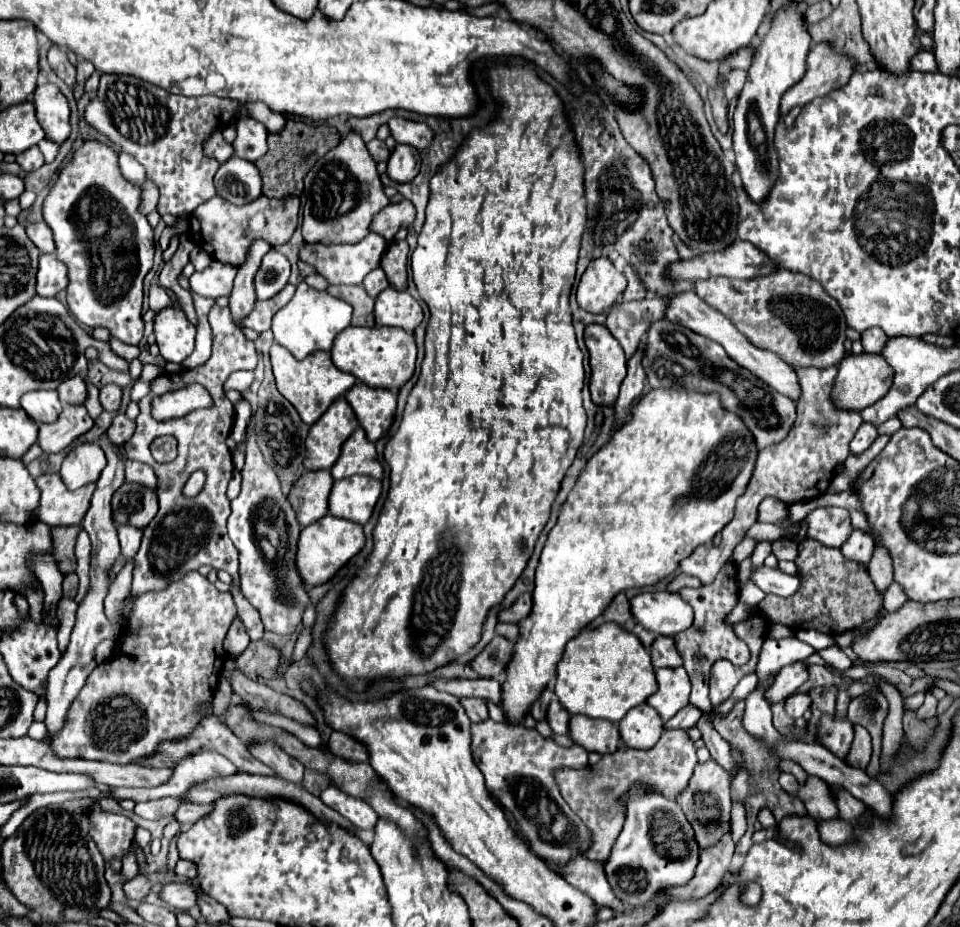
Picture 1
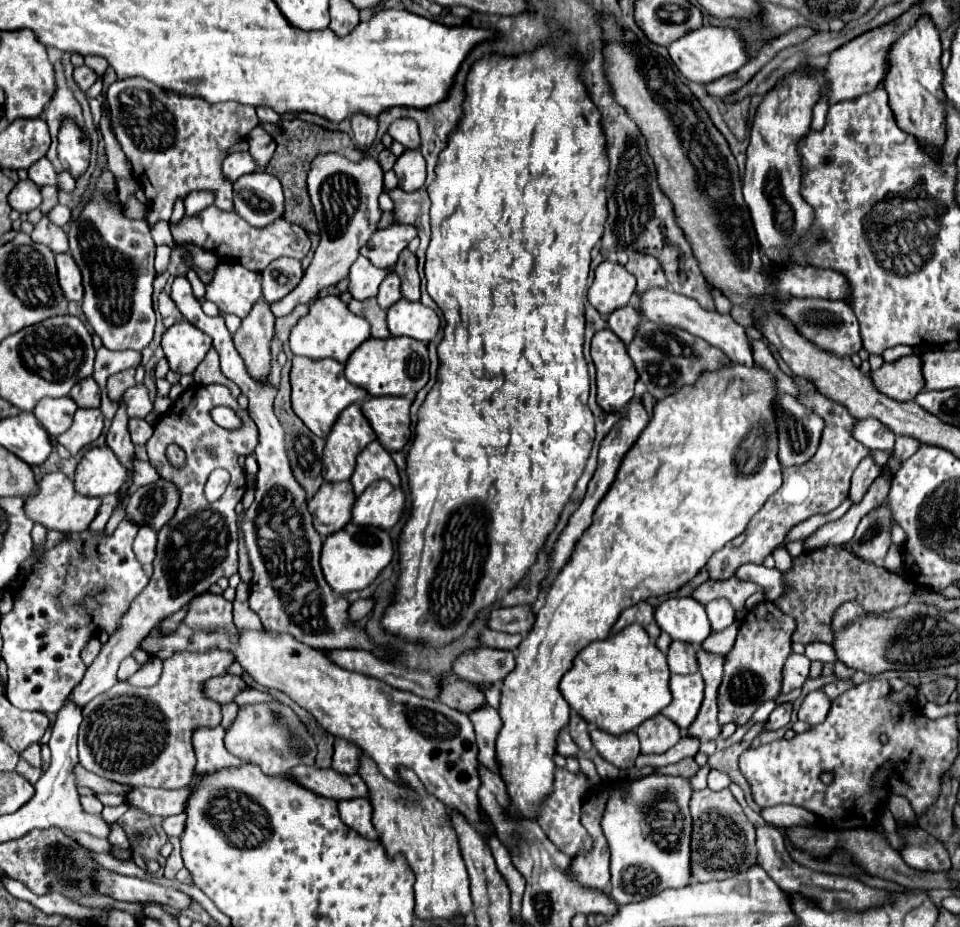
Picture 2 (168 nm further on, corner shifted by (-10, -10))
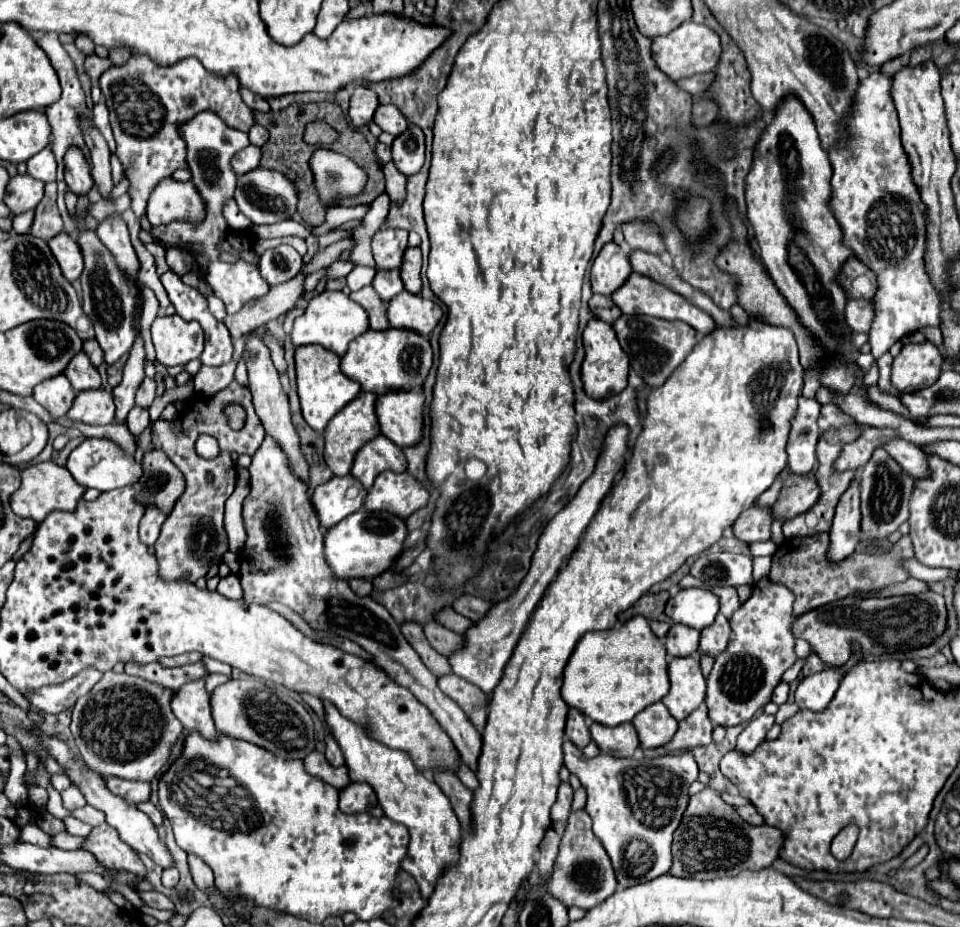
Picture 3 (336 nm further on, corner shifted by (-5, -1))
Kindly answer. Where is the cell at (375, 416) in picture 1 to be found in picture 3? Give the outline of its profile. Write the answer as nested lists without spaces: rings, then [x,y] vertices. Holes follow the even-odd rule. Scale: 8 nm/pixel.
[[[389,391],[375,401],[381,433],[397,447],[411,447],[421,439],[423,393]]]

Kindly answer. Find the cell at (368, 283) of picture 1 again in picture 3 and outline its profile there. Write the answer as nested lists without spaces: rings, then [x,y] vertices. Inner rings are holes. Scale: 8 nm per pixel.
[[[379,269],[375,279],[373,279],[373,289],[379,293],[379,297],[383,301],[389,301],[393,299],[397,293],[403,291],[403,283],[401,283],[401,277],[399,277],[399,269]]]

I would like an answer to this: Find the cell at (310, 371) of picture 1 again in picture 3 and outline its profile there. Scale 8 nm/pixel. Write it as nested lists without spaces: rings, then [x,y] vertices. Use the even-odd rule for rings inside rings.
[[[303,345],[295,349],[295,373],[297,373],[297,395],[301,401],[301,413],[307,425],[319,433],[327,427],[329,419],[341,411],[361,391],[359,383],[349,379],[339,369],[339,355],[321,345]]]

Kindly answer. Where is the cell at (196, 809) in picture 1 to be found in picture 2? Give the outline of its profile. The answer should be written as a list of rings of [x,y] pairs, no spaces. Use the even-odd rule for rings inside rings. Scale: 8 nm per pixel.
[[[174,814],[174,816],[166,816],[162,822],[162,828],[168,836],[182,836],[184,830],[184,814]]]

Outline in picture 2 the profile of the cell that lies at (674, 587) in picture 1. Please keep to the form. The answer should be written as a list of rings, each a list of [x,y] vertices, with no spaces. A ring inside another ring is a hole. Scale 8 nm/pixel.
[[[728,578],[728,580],[708,580],[700,584],[692,592],[692,598],[700,600],[700,604],[708,604],[716,598],[726,598],[734,606],[734,610],[742,610],[746,598],[756,592],[764,594],[764,588],[752,582],[740,582],[736,578]]]

